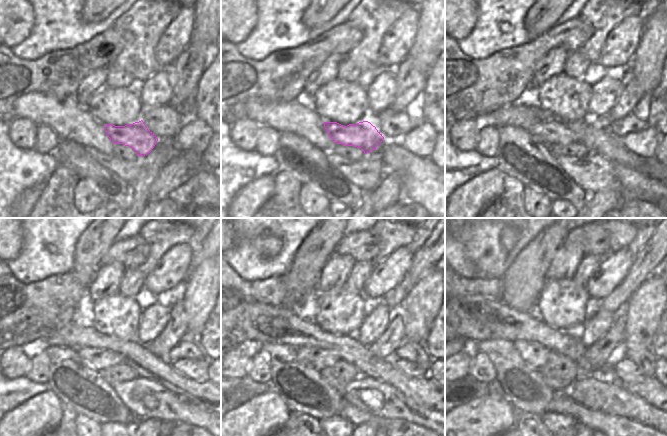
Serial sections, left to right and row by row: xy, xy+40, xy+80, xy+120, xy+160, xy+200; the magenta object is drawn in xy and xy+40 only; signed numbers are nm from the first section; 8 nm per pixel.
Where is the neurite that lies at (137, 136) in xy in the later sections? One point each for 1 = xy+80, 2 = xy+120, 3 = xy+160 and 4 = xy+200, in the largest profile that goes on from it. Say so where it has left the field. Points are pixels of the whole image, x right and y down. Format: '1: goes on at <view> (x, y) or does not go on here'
1: goes on at xy+80 (554, 132)
2: goes on at xy+120 (97, 358)
3: goes on at xy+160 (317, 358)
4: goes on at xy+200 (537, 356)

